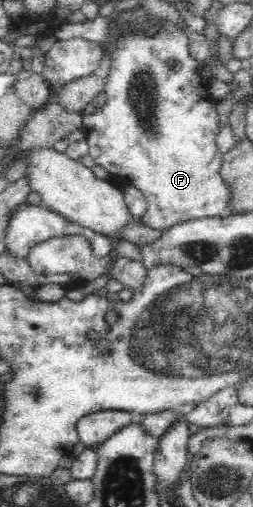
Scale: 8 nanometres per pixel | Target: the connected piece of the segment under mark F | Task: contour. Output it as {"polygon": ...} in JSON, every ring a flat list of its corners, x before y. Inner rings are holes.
{"polygon":[[162,21,162,27,160,27,158,35,154,35,154,37,147,37,143,33,137,33,137,31,130,33,130,35,120,37,116,41,116,45,114,45,111,60,110,73,105,82,104,92,107,95,106,104,102,108,96,108,96,112,91,115,87,115,83,110,80,113,82,124,84,124,83,132,88,142,89,155,94,159,95,164,104,167,109,175,116,175,116,177,128,179,128,185,134,186,144,194,144,197,147,199,148,209,139,221,152,229,165,230,185,221,200,218,217,218,229,213,231,189,226,183,226,180,220,175,220,168,224,161,224,153,220,152,216,145,216,136,222,126,219,123,219,115,216,109,217,101,208,92,207,81,196,72,196,69,201,64,196,62,189,53,188,34,185,31,181,31,178,27,171,25,169,22]]}

